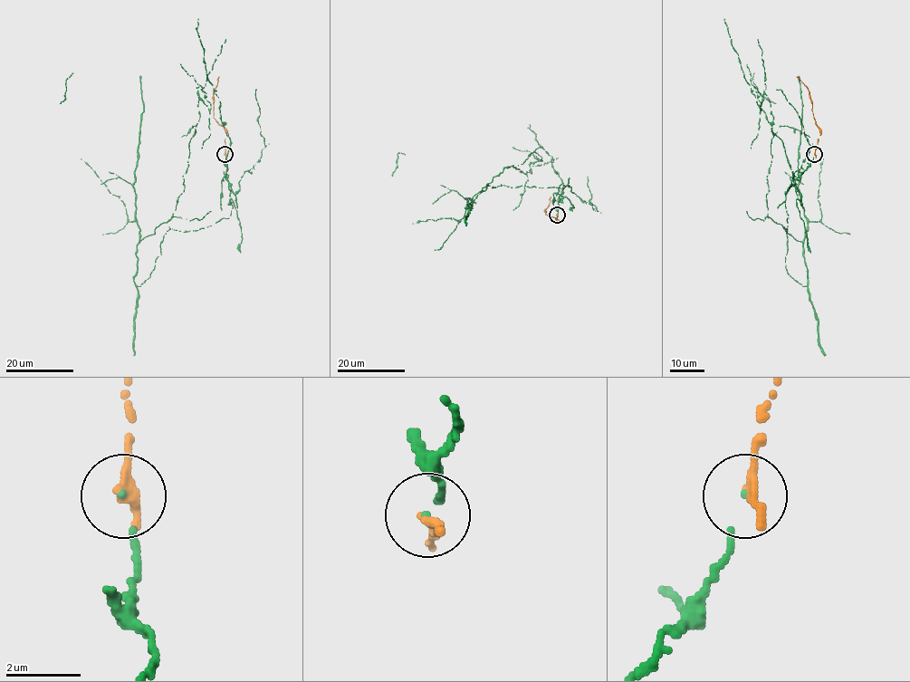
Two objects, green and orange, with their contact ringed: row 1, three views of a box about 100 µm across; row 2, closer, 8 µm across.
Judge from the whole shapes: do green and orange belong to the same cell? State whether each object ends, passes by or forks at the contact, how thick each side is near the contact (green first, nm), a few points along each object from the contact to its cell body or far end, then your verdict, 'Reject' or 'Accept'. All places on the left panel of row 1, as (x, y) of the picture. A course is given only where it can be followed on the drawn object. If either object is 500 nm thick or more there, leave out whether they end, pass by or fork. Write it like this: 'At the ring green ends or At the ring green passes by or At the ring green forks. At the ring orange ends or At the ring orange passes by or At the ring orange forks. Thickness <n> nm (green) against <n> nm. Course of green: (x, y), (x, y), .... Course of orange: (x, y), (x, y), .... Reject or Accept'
At the ring green ends. At the ring orange ends. Thickness 100 nm (green) against 380 nm. Course of green: (225, 154), (231, 215), (167, 231), (138, 286), (137, 244), (184, 189), (197, 94), (210, 109), (180, 64). Course of orange: (225, 154), (224, 139), (227, 131), (213, 117), (213, 92), (219, 76). Reject

